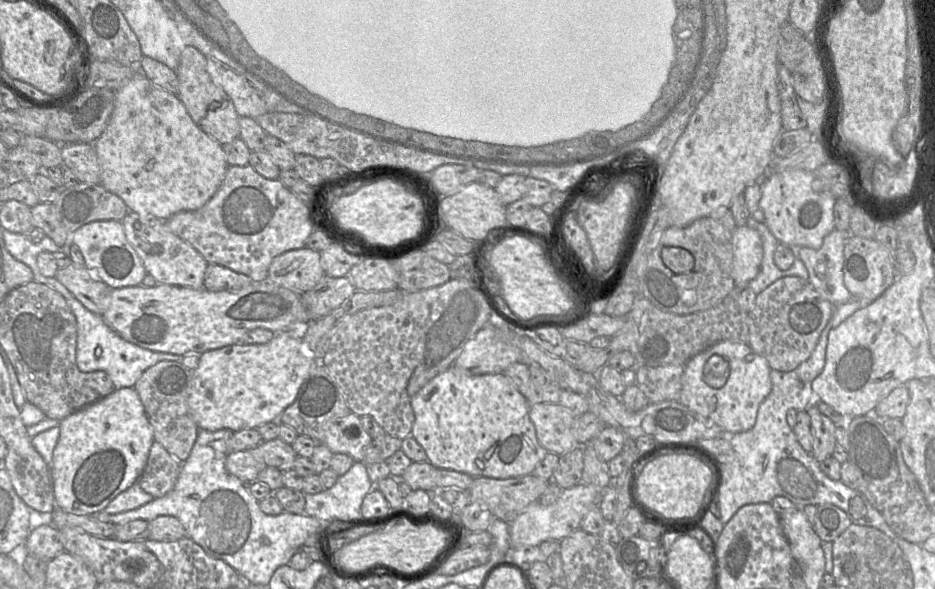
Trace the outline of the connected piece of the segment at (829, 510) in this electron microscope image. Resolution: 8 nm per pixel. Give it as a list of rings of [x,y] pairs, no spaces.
[[[830,504],[817,505],[813,529],[823,542],[833,542],[850,525],[847,514],[839,507]]]

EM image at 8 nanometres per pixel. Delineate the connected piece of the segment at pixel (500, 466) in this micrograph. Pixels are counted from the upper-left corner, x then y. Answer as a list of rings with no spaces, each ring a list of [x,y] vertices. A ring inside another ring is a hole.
[[[453,365],[427,382],[412,398],[415,421],[411,435],[424,448],[428,462],[472,477],[507,479],[531,474],[547,450],[539,443],[529,417],[530,403],[503,372],[472,375]]]

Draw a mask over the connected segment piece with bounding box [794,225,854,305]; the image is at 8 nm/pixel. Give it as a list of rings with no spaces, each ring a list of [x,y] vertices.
[[[849,225],[848,230],[830,232],[820,249],[794,248],[796,258],[801,259],[807,268],[809,281],[833,305],[844,304],[852,298],[843,279],[845,242],[852,235]]]

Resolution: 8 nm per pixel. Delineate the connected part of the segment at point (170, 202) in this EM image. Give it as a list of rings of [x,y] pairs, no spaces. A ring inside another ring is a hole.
[[[140,70],[115,91],[115,106],[101,136],[94,142],[101,184],[119,196],[130,211],[169,219],[180,211],[201,208],[216,193],[229,164],[223,145],[194,123],[177,95],[154,85]]]

